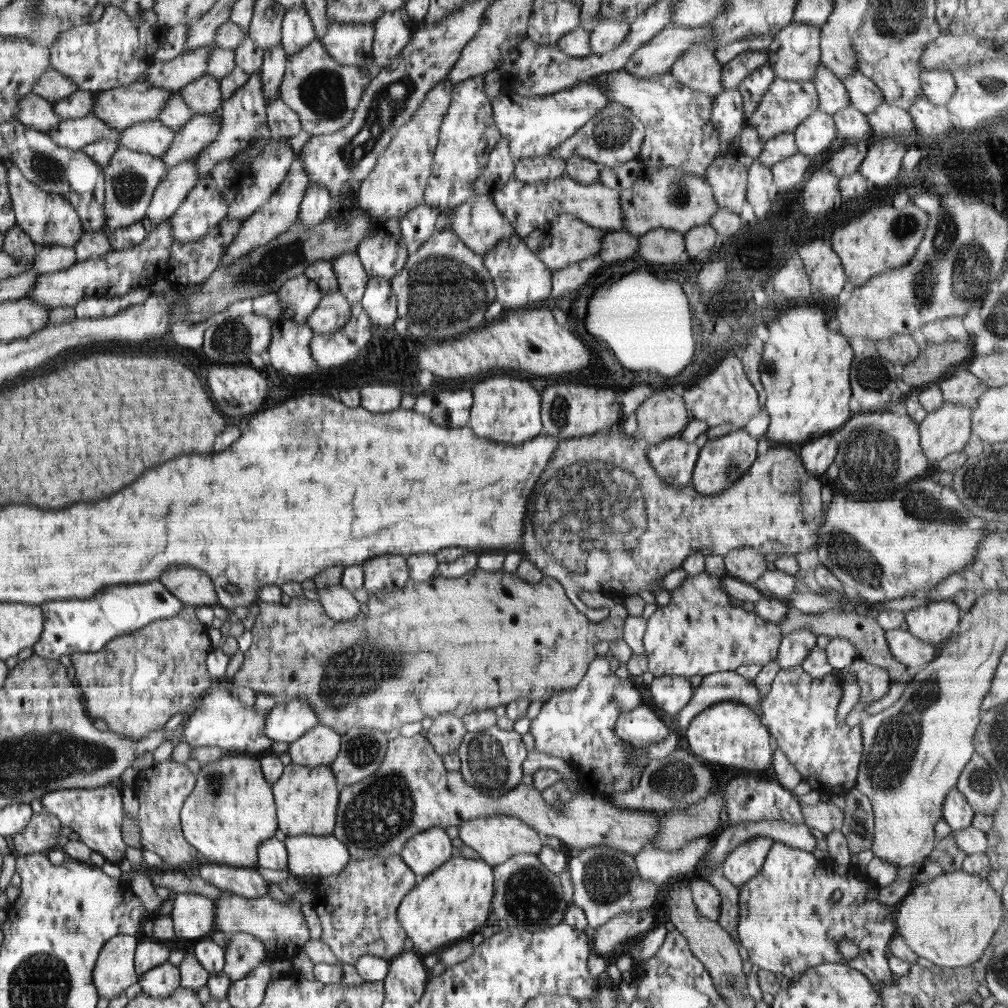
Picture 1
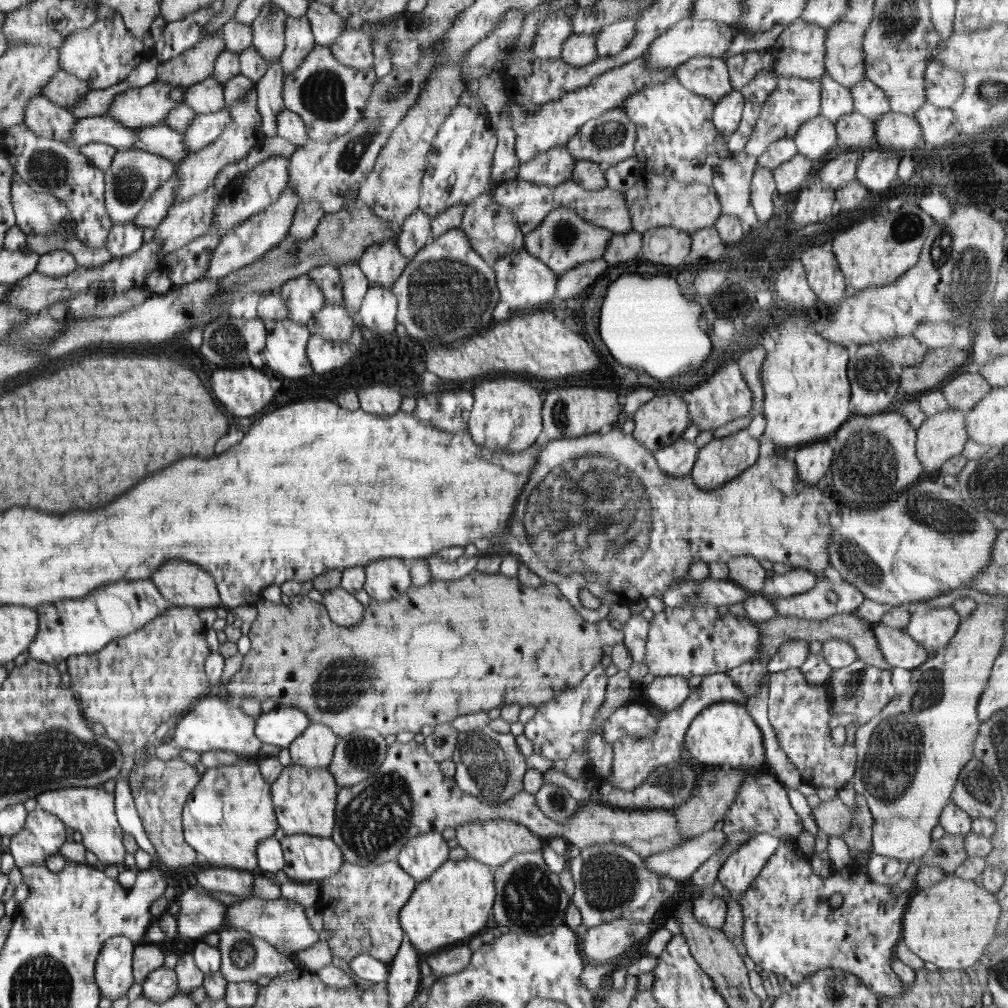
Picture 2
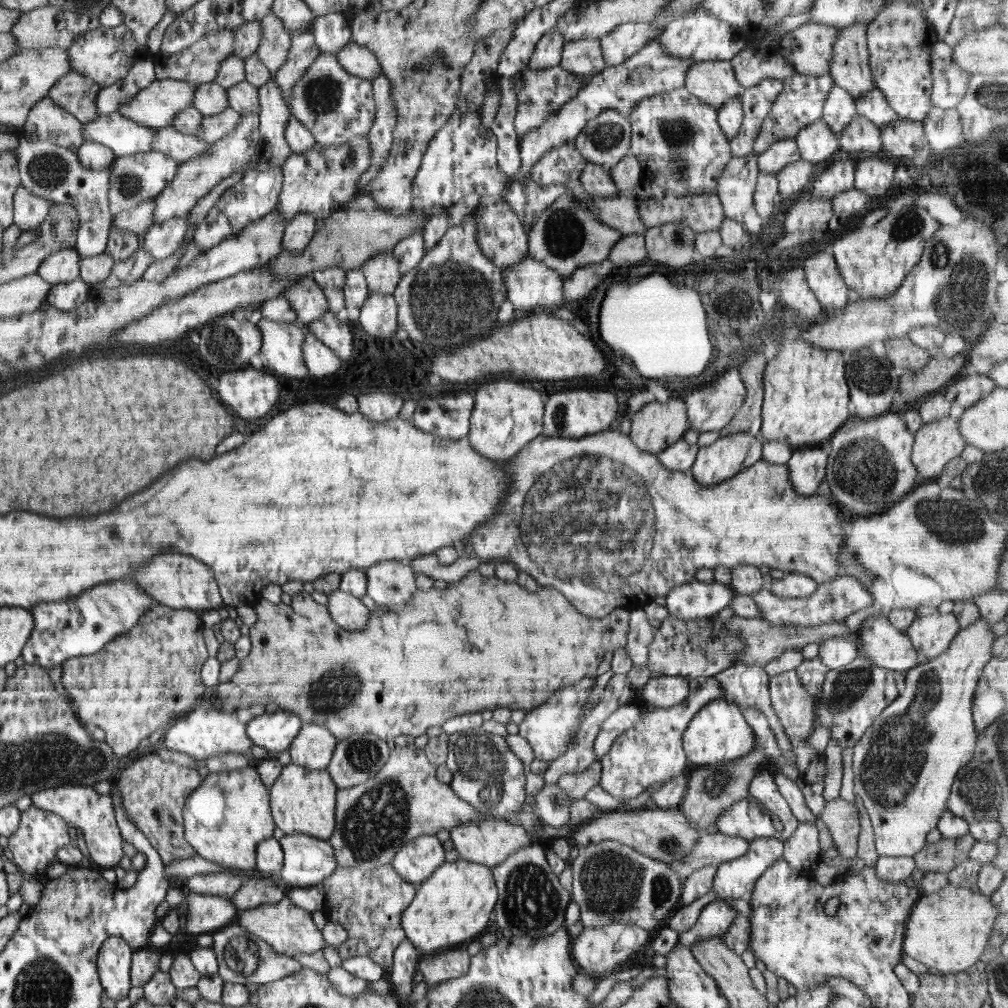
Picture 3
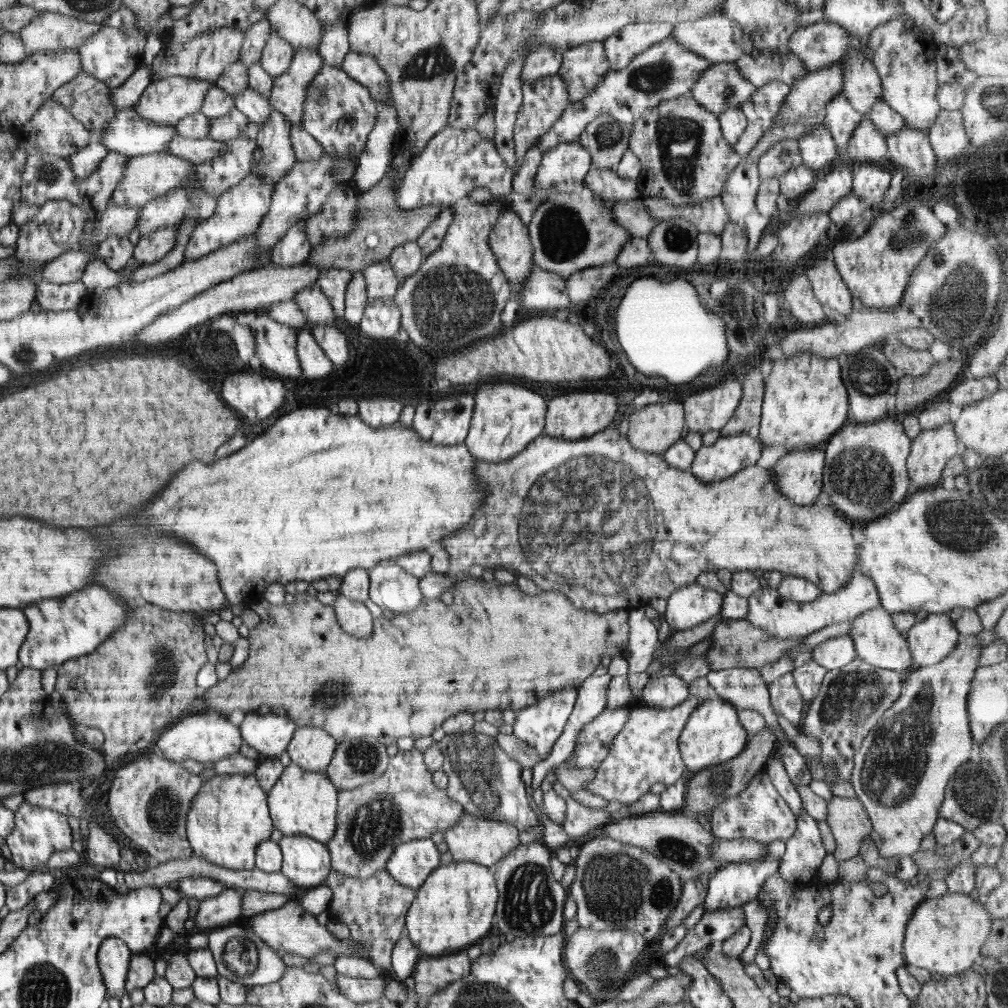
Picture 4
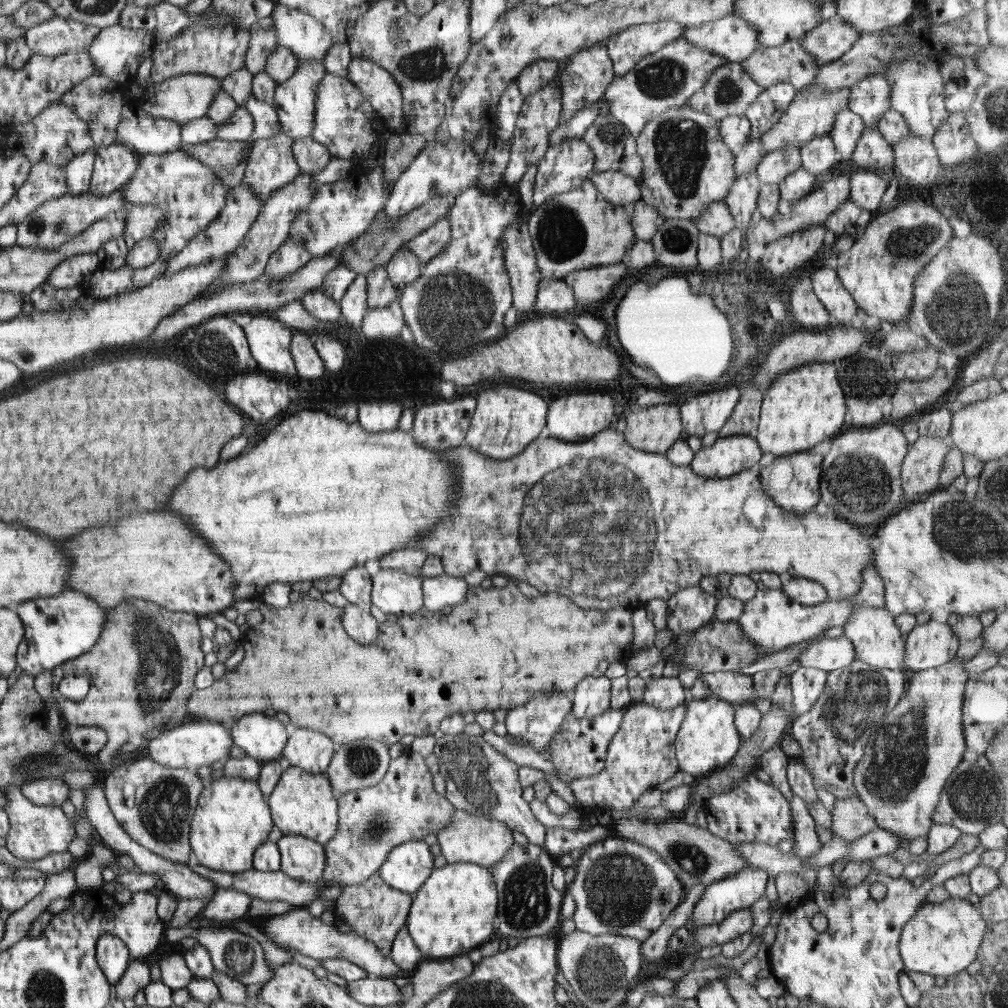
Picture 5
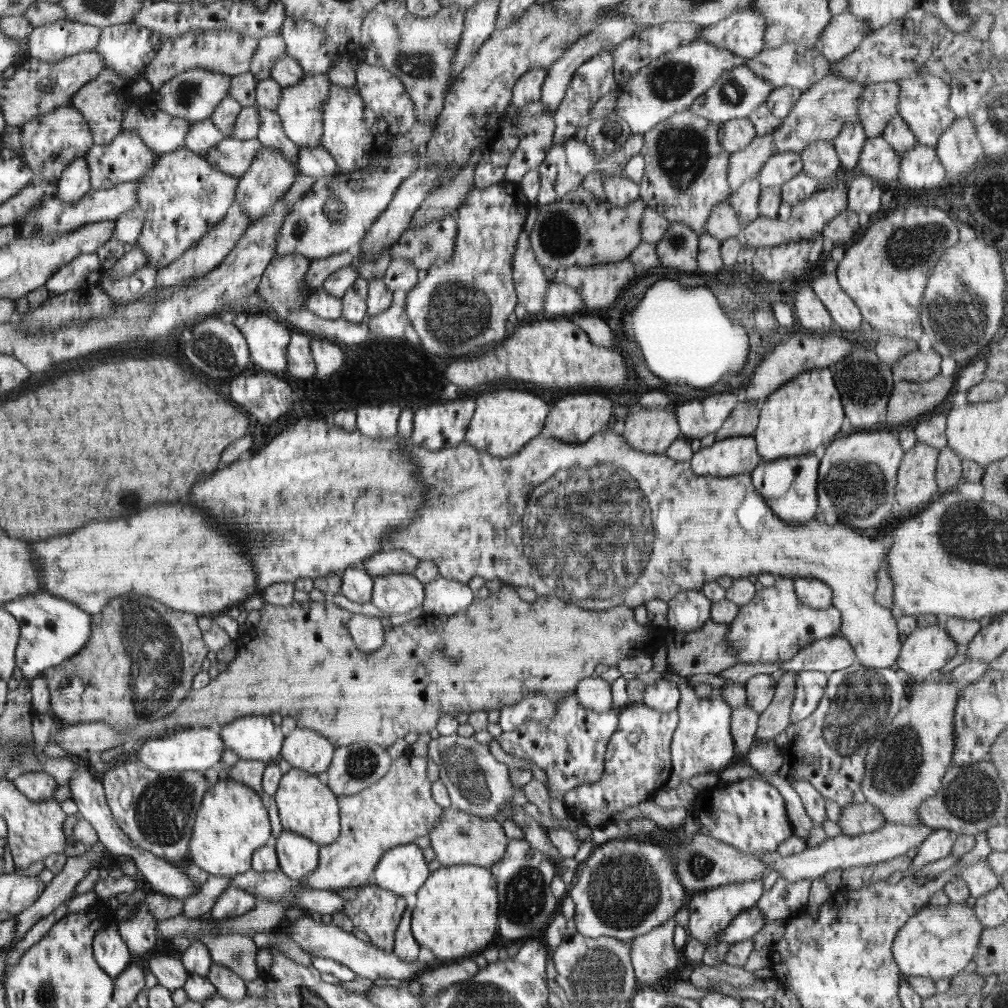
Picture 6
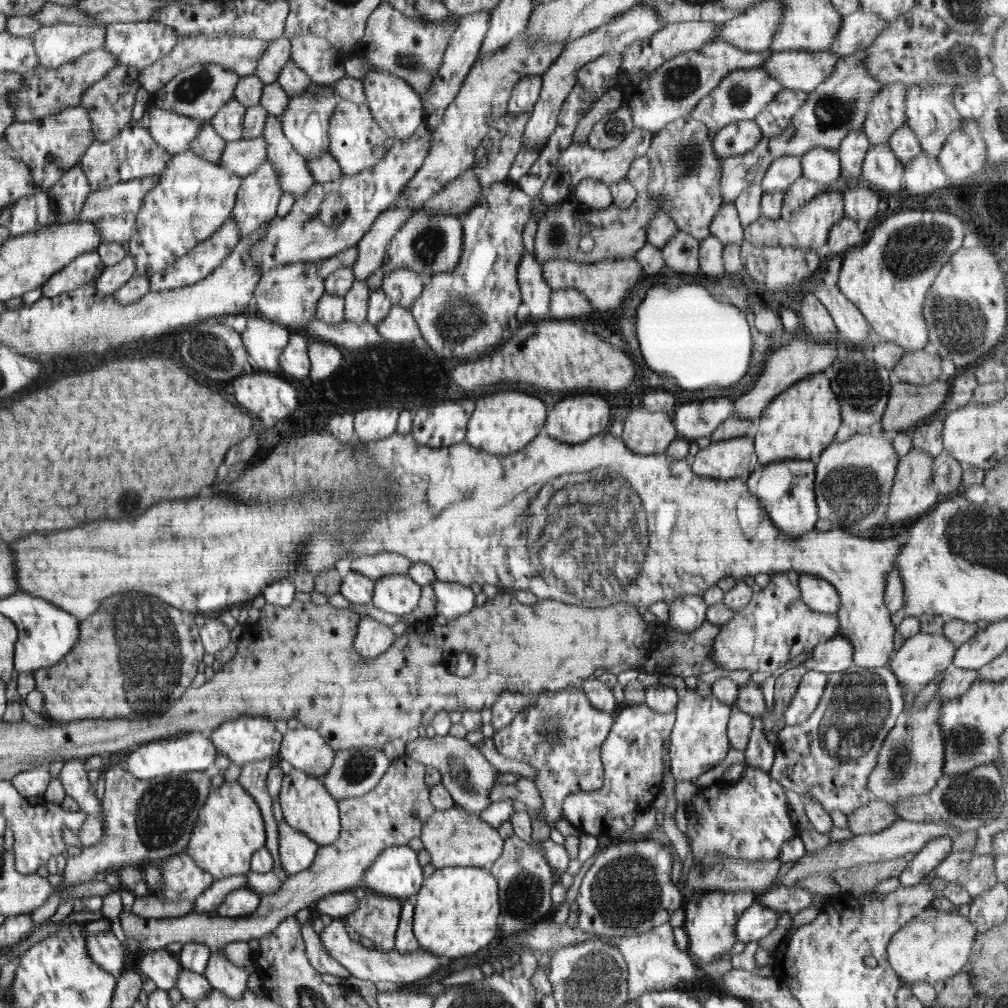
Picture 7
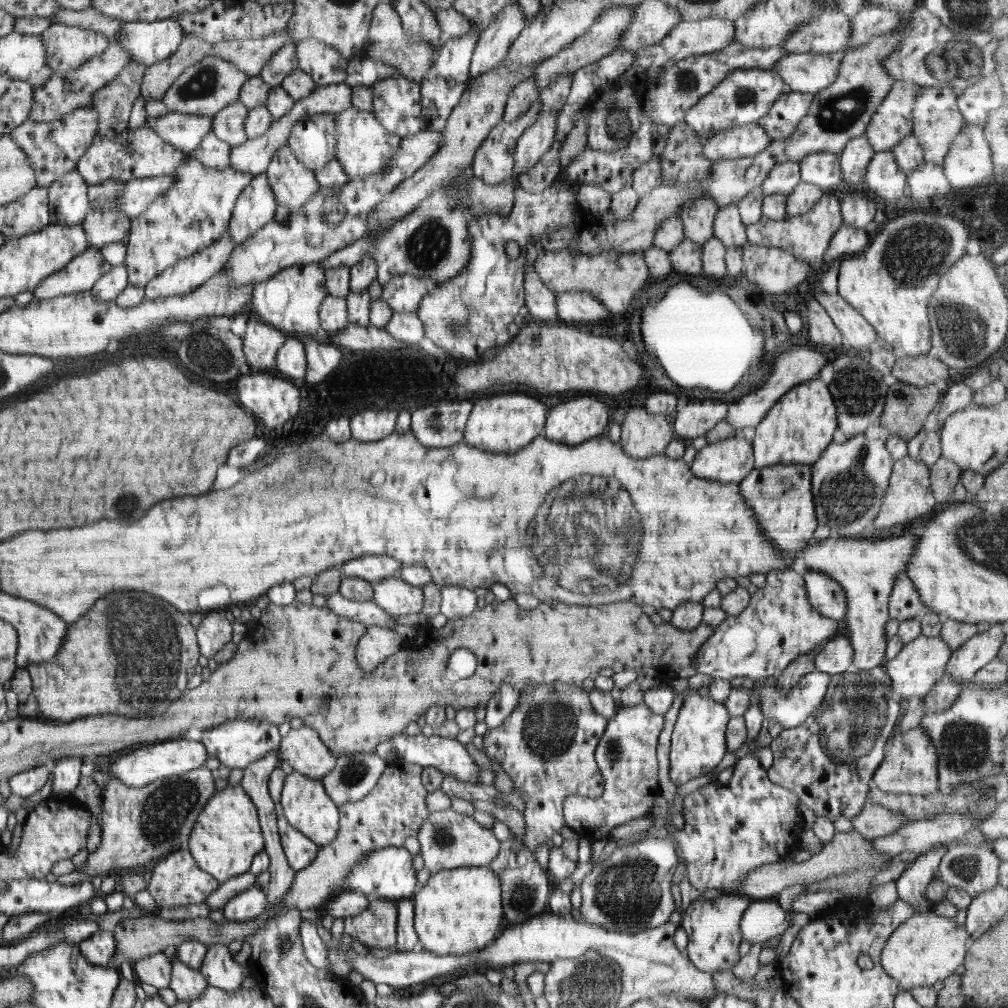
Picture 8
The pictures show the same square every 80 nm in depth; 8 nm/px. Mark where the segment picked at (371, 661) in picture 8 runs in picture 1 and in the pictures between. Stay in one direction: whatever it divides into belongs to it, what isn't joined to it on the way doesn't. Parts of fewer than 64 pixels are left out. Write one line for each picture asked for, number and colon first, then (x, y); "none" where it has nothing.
1: (338, 602)
2: (344, 609)
3: (347, 611)
4: (354, 617)
5: (358, 622)
6: (367, 632)
7: (373, 638)

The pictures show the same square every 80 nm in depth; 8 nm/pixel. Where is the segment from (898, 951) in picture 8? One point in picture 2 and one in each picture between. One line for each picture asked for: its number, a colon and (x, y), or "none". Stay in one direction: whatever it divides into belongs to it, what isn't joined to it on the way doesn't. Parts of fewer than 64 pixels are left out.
2: (950, 924)
3: (949, 930)
4: (946, 935)
5: (941, 939)
6: (939, 941)
7: (935, 945)

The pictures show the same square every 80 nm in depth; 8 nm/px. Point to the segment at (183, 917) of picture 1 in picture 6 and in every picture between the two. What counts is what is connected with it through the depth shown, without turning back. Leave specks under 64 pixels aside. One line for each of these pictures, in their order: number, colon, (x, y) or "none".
2: (200, 913)
3: (206, 913)
4: (220, 910)
5: (225, 905)
6: (232, 903)

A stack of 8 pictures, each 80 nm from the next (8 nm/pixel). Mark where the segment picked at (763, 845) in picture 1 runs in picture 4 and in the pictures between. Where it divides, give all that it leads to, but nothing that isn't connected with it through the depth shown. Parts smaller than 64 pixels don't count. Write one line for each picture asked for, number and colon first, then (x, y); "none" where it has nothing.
2: (737, 873)
3: (735, 879)
4: (735, 884)

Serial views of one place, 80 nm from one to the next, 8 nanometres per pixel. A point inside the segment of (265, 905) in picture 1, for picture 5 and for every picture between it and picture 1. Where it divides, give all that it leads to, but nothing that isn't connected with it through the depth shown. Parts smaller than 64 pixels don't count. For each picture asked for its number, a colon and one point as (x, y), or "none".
2: (283, 923)
3: (289, 929)
4: (291, 929)
5: (309, 935)

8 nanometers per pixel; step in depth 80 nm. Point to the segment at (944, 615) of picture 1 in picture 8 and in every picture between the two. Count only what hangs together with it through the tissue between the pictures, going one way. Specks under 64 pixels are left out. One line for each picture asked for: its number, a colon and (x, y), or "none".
2: (933, 631)
3: (931, 635)
4: (931, 640)
5: (929, 645)
6: (927, 649)
7: (924, 655)
8: (914, 671)

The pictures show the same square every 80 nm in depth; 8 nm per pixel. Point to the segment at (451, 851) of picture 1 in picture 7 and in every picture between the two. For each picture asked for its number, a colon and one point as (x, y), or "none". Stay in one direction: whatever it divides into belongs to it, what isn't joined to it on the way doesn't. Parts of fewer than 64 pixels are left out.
2: (420, 857)
3: (418, 859)
4: (411, 863)
5: (406, 868)
6: (403, 871)
7: (396, 873)

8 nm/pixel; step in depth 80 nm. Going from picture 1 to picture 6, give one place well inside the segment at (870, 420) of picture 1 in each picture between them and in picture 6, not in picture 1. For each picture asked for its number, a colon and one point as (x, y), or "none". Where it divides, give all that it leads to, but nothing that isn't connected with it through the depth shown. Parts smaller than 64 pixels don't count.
2: (875, 460)
3: (870, 463)
4: (865, 475)
5: (860, 480)
6: (857, 476)

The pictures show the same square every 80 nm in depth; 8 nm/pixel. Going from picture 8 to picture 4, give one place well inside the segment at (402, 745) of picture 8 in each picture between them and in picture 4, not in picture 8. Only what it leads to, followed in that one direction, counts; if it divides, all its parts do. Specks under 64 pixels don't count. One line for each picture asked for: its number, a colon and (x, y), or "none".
4: (482, 778)
5: (479, 779)
6: (477, 784)
7: (469, 778)

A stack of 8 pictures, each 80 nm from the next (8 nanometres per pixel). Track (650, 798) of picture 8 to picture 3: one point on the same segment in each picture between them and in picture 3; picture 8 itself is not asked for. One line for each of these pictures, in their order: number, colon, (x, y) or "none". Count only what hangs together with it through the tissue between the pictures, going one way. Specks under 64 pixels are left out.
3: (651, 751)
4: (646, 750)
5: (641, 755)
6: (638, 763)
7: (631, 754)

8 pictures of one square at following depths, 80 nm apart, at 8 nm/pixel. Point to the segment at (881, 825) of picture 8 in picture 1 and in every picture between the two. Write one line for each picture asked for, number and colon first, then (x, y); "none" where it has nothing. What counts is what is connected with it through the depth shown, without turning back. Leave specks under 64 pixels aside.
1: (826, 816)
2: (834, 817)
3: (841, 818)
4: (849, 821)
5: (851, 819)
6: (856, 818)
7: (875, 816)

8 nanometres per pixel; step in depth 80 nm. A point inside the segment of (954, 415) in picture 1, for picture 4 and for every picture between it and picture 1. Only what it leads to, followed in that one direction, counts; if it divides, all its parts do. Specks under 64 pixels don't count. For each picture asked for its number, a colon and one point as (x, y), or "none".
2: (941, 437)
3: (936, 443)
4: (930, 452)

